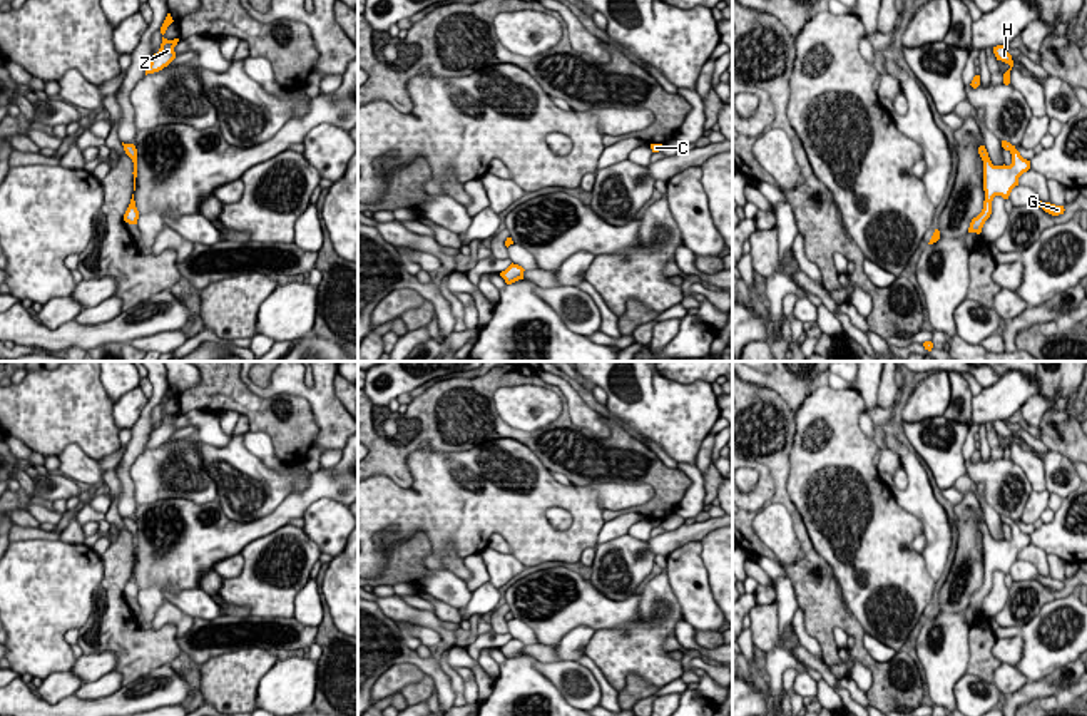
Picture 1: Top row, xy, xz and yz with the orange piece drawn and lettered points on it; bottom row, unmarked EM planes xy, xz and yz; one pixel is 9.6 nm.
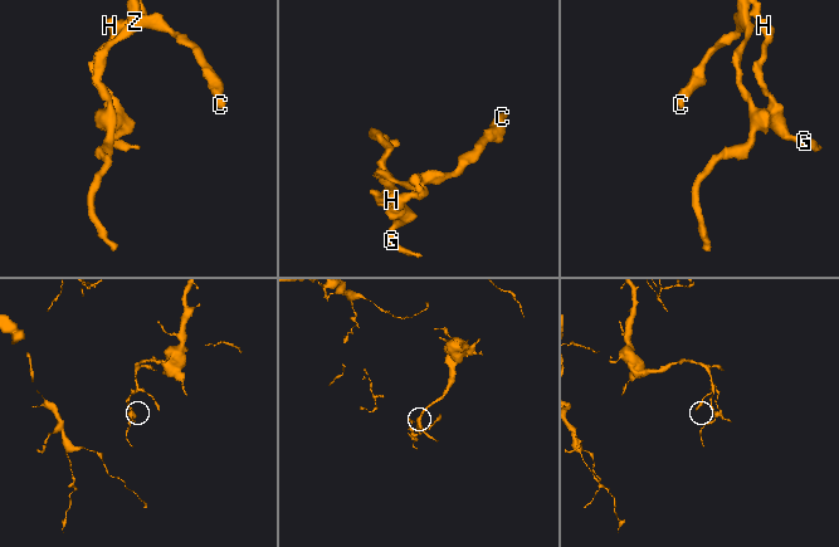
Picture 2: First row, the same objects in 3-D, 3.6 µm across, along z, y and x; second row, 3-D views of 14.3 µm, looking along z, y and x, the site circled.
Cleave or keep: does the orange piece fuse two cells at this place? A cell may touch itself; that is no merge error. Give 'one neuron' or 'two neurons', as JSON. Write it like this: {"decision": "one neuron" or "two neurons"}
{"decision": "two neurons"}

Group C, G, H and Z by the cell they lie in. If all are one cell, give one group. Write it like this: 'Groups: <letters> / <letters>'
Groups: C Z / G H

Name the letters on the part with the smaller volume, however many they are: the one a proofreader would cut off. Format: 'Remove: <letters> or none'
Remove: G, H

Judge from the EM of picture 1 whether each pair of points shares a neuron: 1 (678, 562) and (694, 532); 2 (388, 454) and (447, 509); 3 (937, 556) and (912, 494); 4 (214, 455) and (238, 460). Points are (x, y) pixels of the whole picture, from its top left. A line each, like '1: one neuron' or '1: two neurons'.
1: two neurons
2: two neurons
3: one neuron
4: one neuron

